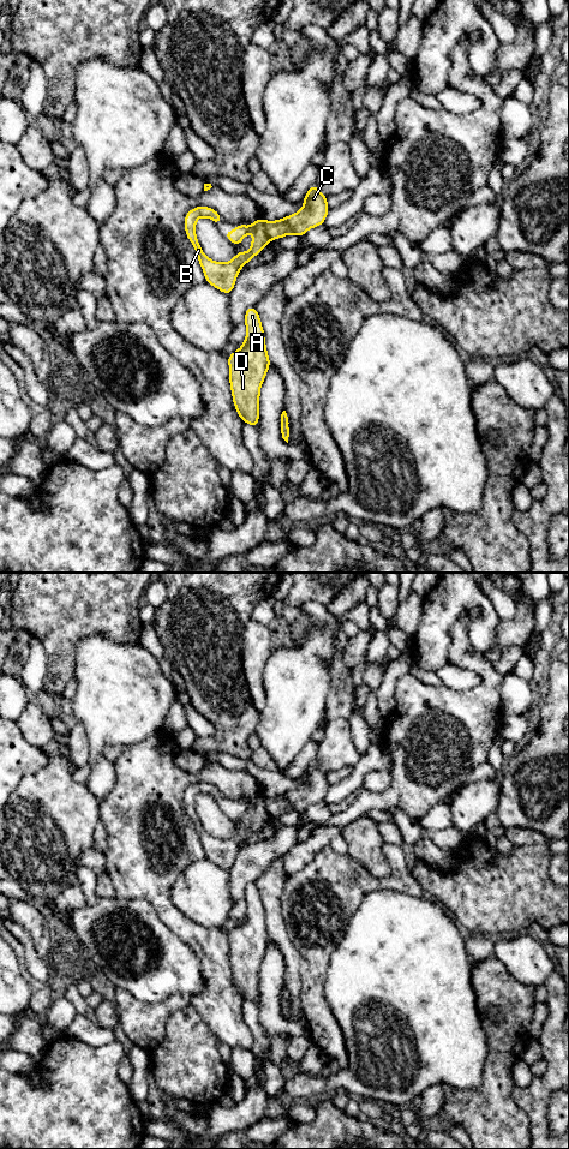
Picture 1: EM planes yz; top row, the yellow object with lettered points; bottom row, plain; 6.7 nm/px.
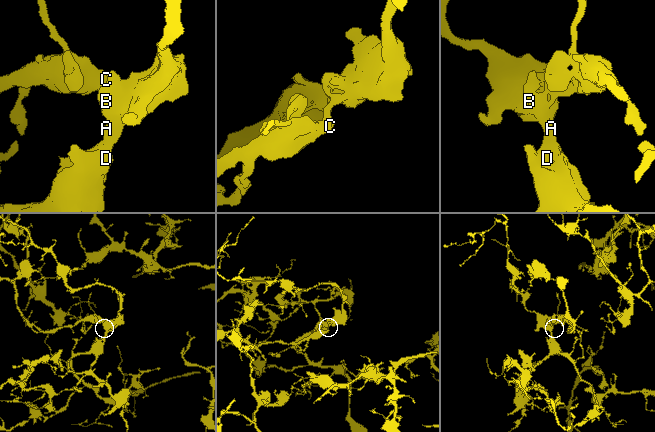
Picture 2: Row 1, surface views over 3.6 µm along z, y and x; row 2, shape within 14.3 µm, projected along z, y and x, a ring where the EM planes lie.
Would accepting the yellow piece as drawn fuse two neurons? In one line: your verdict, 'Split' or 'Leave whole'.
Split

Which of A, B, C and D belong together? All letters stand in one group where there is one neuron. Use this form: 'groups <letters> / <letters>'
groups A B D / C

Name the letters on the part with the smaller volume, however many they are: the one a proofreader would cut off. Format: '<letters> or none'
C

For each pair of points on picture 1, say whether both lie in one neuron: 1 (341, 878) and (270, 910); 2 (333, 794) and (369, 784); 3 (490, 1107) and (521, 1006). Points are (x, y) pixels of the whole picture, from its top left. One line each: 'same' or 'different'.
1: different
2: different
3: same

